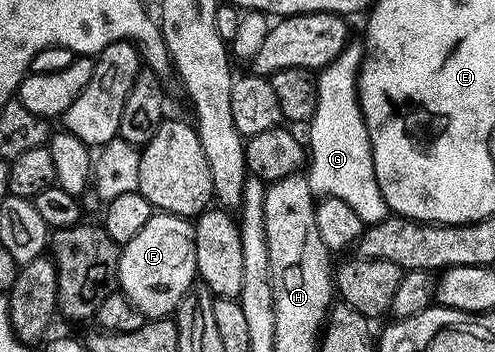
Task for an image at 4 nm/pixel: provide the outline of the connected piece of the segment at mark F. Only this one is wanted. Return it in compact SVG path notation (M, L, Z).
M154 212L148 224L144 224L144 228L121 247L117 285L147 319L173 315L180 300L195 285L198 265L193 236L193 225L179 214Z

